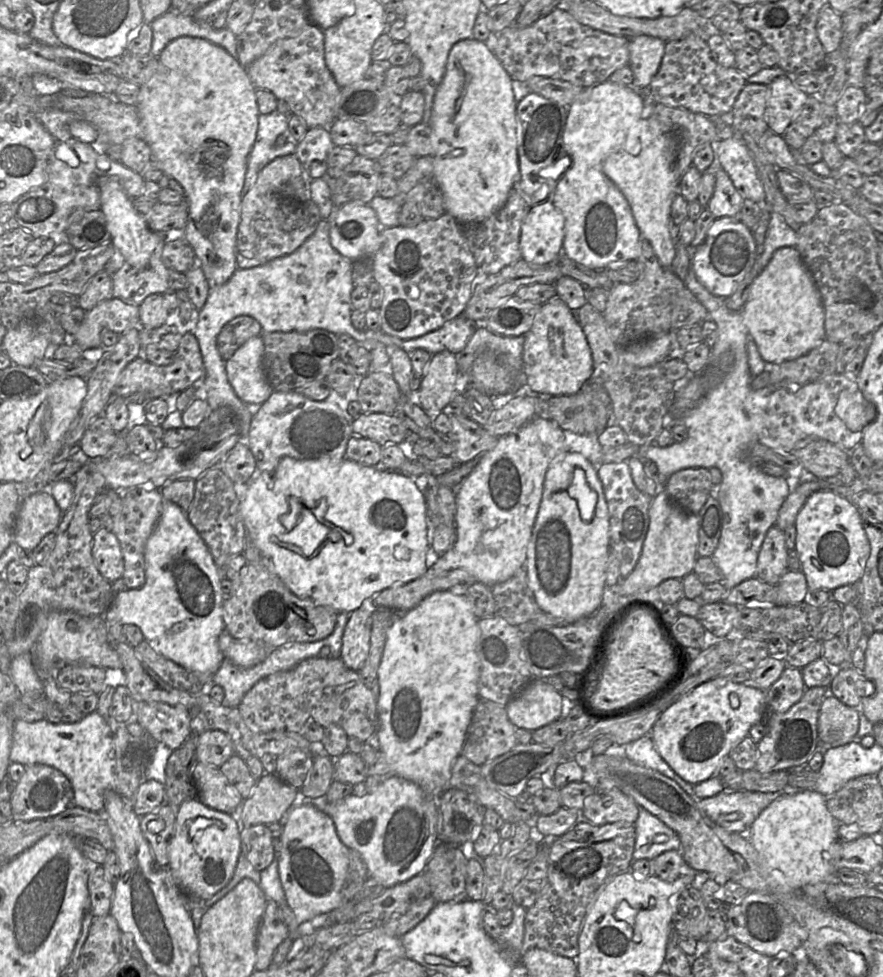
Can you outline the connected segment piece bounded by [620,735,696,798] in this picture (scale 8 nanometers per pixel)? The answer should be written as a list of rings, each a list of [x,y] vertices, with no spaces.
[[[650,735],[620,745],[626,753],[626,757],[635,764],[654,769],[661,774],[673,779],[688,795],[696,798],[694,795],[693,784],[683,780],[660,756]]]

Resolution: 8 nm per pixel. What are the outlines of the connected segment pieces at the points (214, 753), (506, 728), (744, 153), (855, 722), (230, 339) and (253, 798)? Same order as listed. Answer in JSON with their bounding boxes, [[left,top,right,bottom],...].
[[195,730,235,767],[461,698,518,766],[711,137,764,205],[818,695,859,747],[217,315,263,360],[229,774,303,831]]

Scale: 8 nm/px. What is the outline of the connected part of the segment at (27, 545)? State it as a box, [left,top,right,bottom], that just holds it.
[13,493,63,551]

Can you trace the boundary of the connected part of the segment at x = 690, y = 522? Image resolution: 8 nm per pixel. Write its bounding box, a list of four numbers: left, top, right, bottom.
[619,490,698,596]

